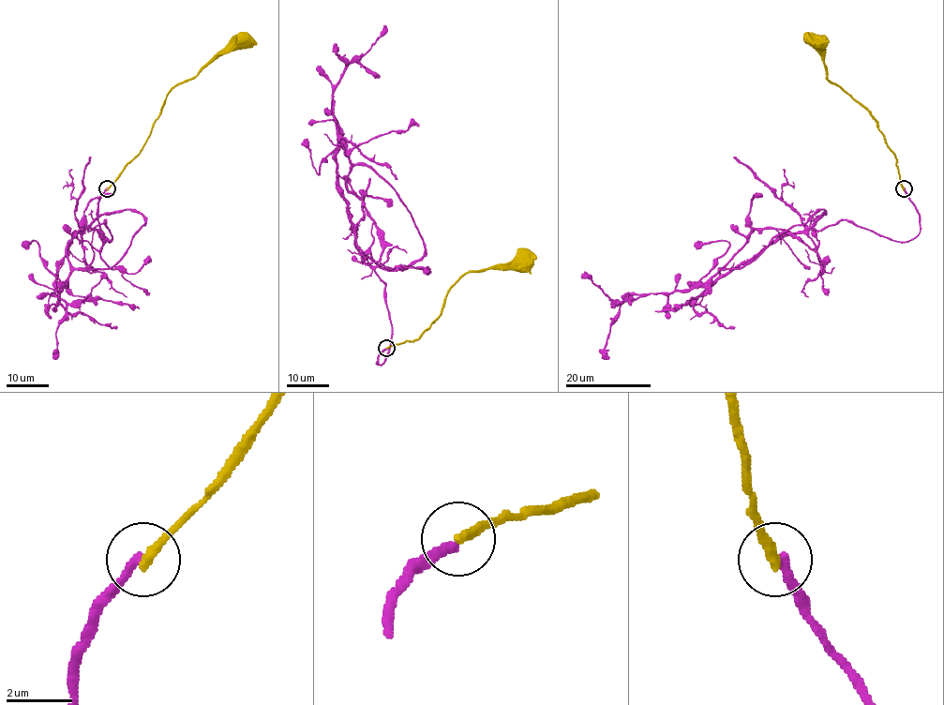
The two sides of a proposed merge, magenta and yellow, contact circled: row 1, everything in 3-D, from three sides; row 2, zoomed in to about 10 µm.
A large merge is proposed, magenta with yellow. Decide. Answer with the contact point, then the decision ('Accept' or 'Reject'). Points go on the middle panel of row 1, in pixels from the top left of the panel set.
Place: (386, 348). Reject

